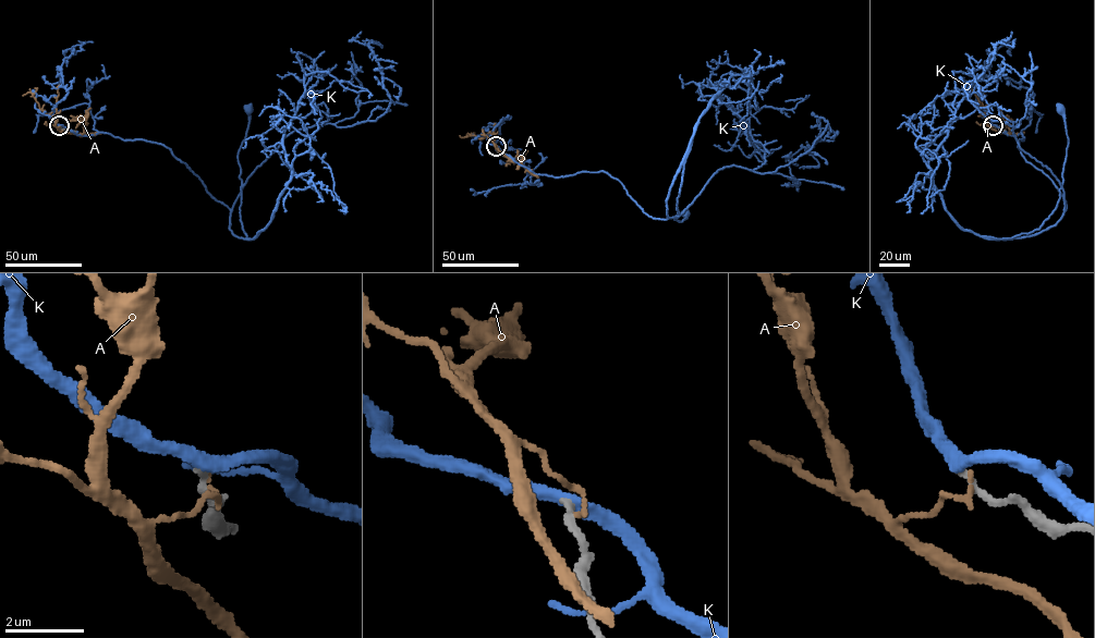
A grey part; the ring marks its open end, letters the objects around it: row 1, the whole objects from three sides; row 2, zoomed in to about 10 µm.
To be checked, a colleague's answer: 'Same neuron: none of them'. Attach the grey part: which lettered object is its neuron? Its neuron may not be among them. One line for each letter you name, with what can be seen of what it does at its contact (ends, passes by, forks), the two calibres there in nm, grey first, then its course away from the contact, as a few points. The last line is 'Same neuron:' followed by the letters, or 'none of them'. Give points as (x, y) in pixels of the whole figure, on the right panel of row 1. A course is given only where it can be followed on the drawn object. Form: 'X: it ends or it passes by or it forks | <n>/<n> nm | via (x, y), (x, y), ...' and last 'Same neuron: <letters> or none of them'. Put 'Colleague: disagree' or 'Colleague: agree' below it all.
Same neuron: none of them
Colleague: agree

